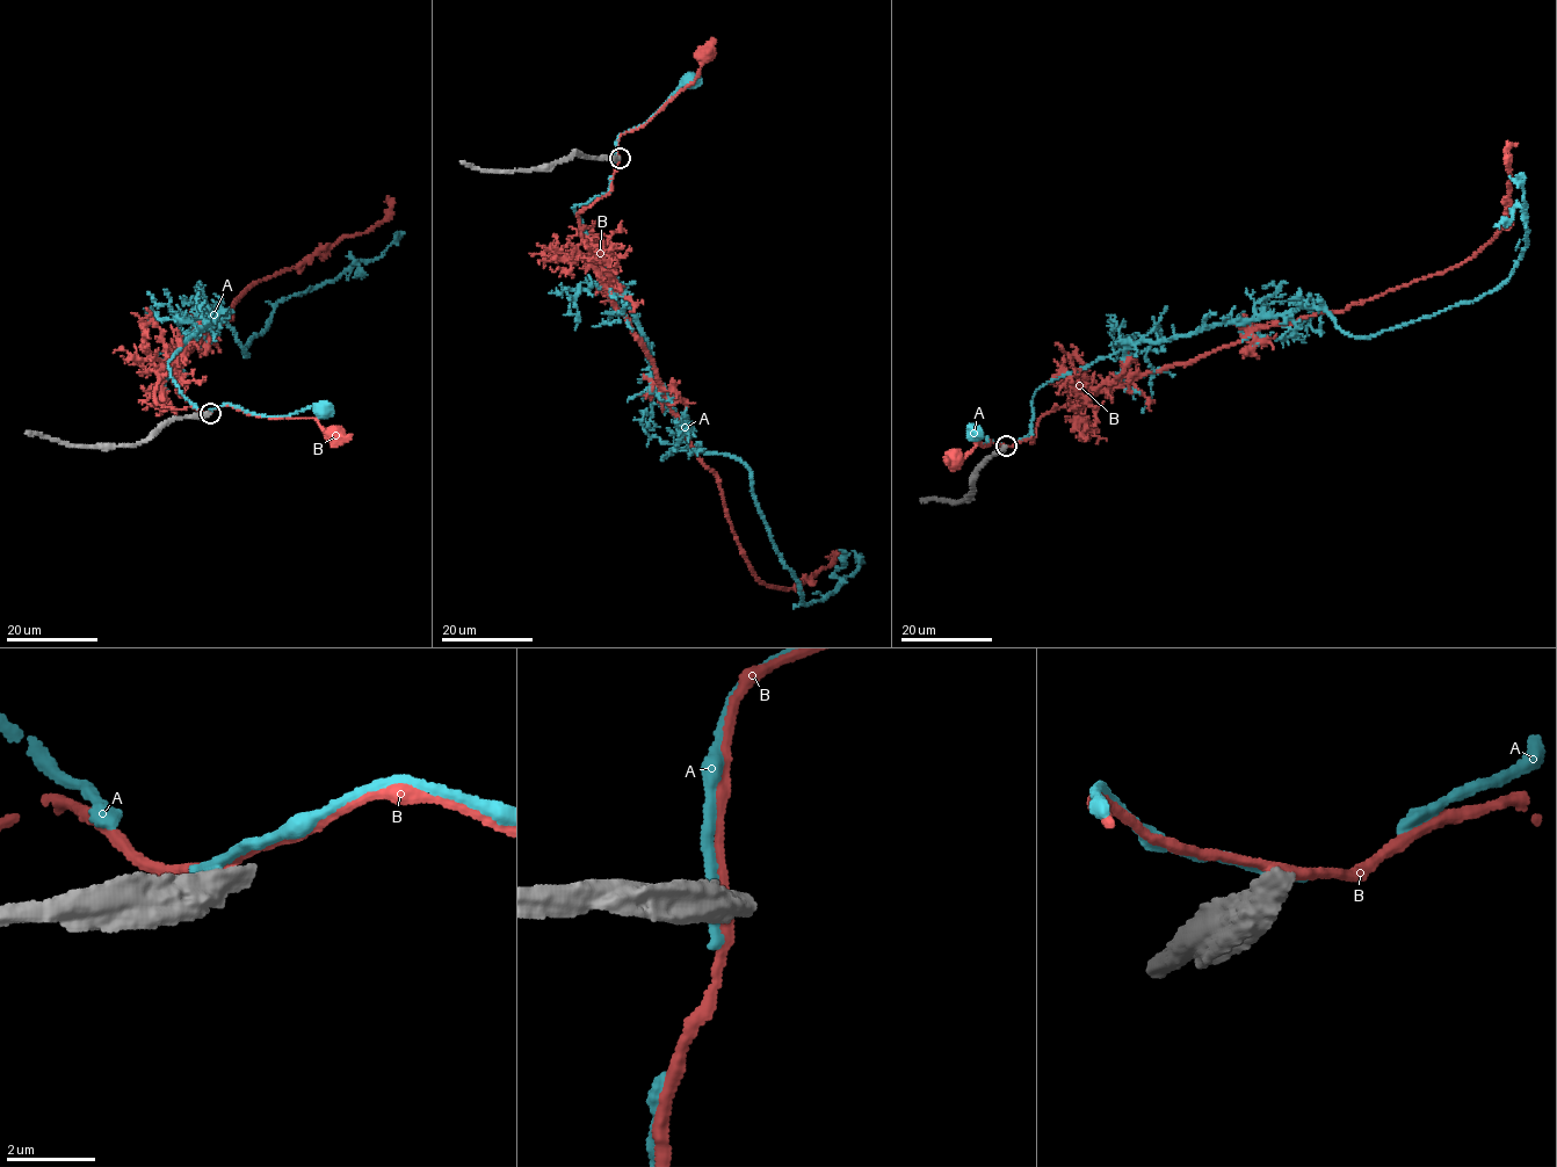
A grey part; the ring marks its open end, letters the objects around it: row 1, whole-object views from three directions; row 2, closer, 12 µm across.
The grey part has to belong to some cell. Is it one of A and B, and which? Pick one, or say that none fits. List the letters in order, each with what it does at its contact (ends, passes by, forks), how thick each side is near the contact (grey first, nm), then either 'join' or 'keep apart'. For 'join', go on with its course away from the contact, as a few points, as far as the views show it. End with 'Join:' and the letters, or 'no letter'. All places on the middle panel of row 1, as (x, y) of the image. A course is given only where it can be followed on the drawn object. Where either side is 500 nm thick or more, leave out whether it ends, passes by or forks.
A: calibres 700 and 320 nm; keep apart
B: calibres 650 and 280 nm; keep apart
Join: no letter

